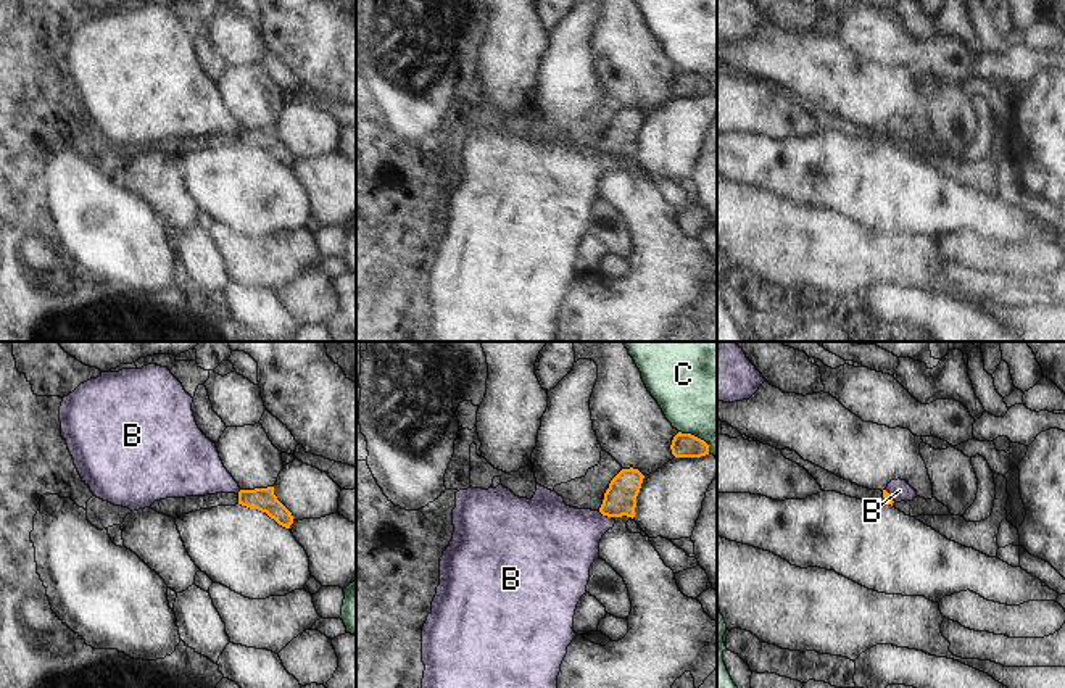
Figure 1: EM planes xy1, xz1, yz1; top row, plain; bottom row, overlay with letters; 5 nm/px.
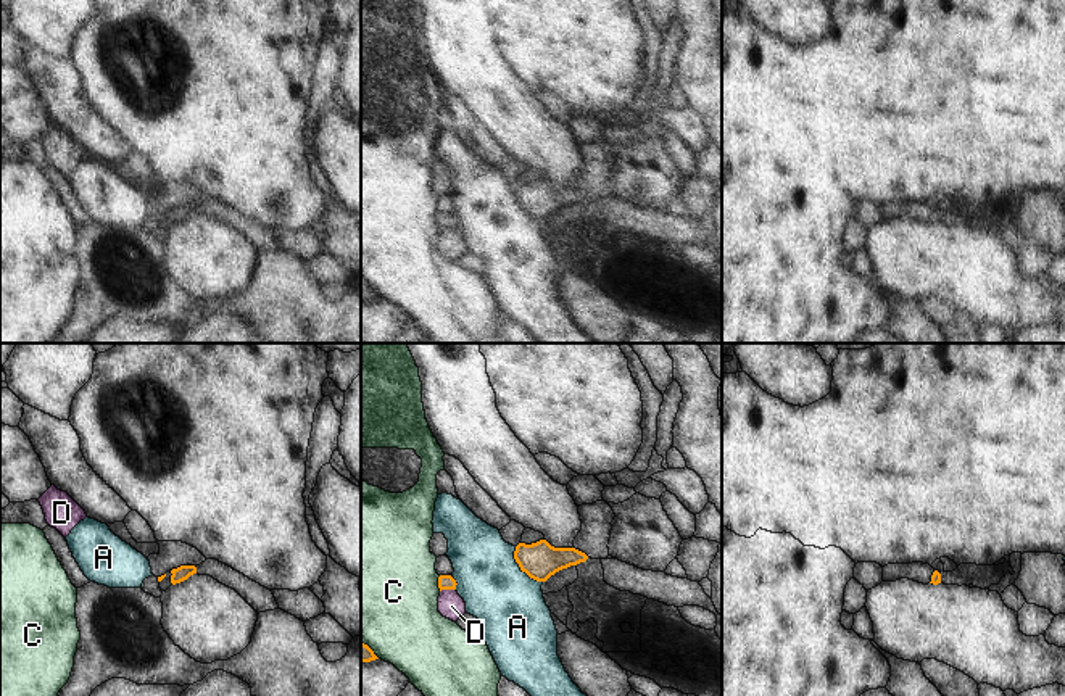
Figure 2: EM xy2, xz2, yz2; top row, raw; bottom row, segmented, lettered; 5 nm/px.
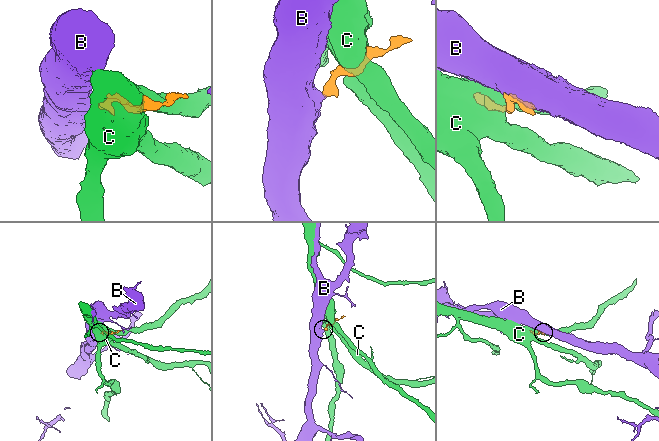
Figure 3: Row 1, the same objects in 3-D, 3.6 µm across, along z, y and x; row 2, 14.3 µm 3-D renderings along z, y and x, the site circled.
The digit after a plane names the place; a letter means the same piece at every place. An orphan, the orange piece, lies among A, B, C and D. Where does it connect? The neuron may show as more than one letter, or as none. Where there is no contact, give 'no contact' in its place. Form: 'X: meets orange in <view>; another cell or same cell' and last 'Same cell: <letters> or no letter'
A: meets orange in xz2; another cell
B: meets orange in xz1; another cell
C: meets orange in xz2; another cell
D: meets orange in xz2; another cell
Same cell: no letter

